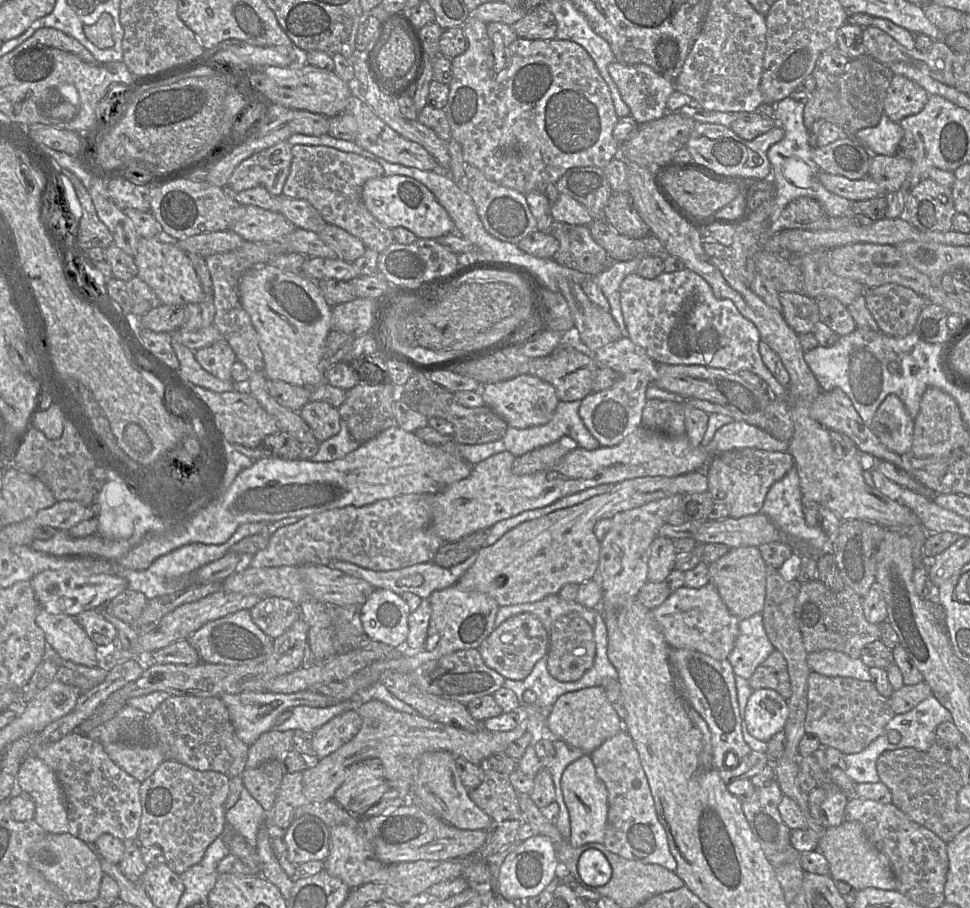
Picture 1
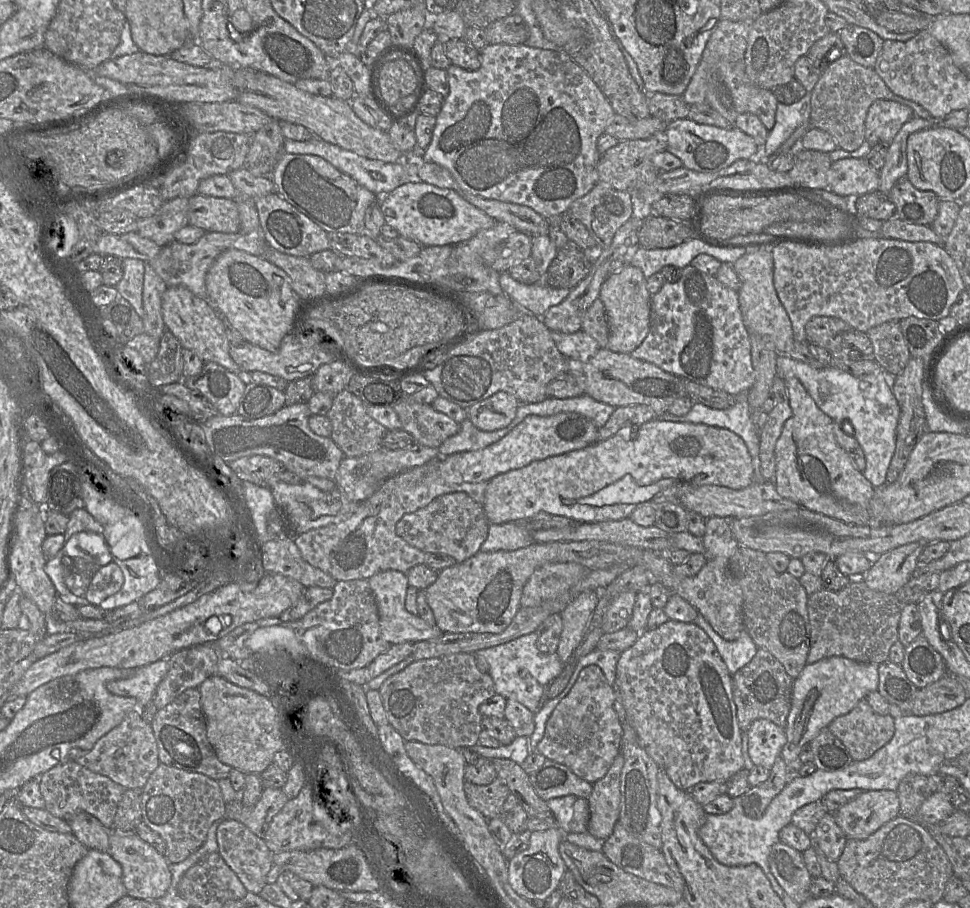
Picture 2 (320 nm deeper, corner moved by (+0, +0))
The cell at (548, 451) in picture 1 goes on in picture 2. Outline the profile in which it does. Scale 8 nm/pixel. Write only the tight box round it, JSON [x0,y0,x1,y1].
[597,404,654,441]

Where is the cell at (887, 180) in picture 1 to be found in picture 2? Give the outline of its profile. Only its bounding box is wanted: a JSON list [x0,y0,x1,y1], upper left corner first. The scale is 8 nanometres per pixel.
[828,158,879,196]

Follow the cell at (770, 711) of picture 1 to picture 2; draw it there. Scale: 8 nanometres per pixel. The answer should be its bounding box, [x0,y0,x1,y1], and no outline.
[747,719,787,770]

